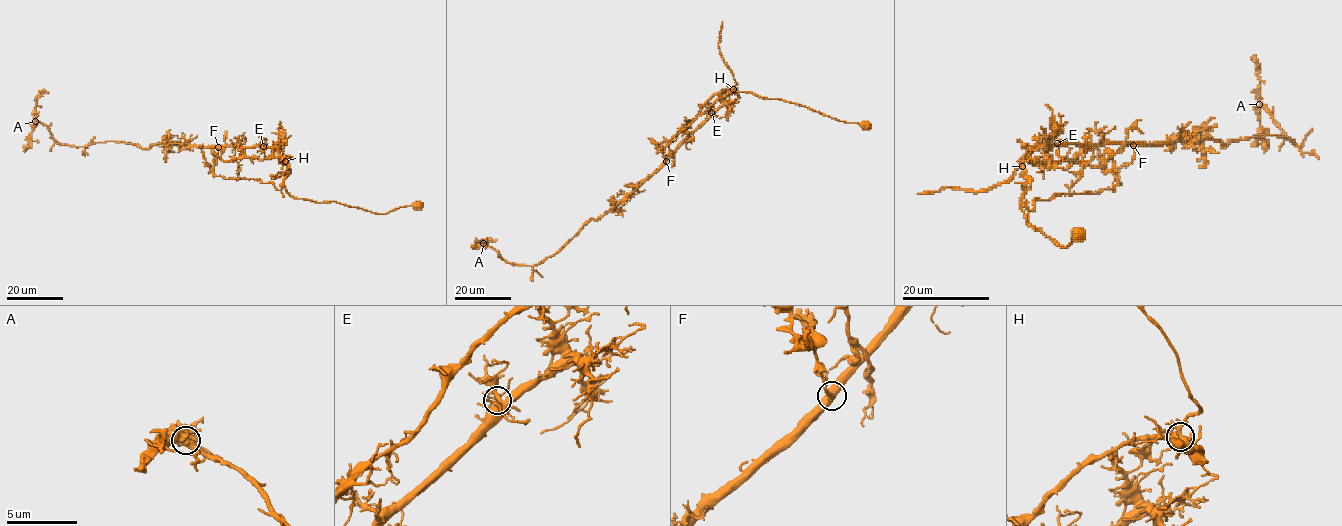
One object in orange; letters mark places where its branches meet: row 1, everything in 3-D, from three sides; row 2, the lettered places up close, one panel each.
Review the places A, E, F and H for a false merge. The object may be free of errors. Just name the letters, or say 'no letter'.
F

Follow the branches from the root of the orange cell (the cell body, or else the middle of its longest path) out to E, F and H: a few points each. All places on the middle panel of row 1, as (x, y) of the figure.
E: (865, 126), (863, 128), (804, 106), (733, 88), (736, 92), (727, 91), (724, 104), (711, 112)
F: (865, 126), (863, 128), (804, 106), (732, 88), (736, 92), (727, 91), (724, 103), (666, 161)
H: (865, 126), (863, 128), (859, 123), (840, 121), (804, 106), (733, 89)

